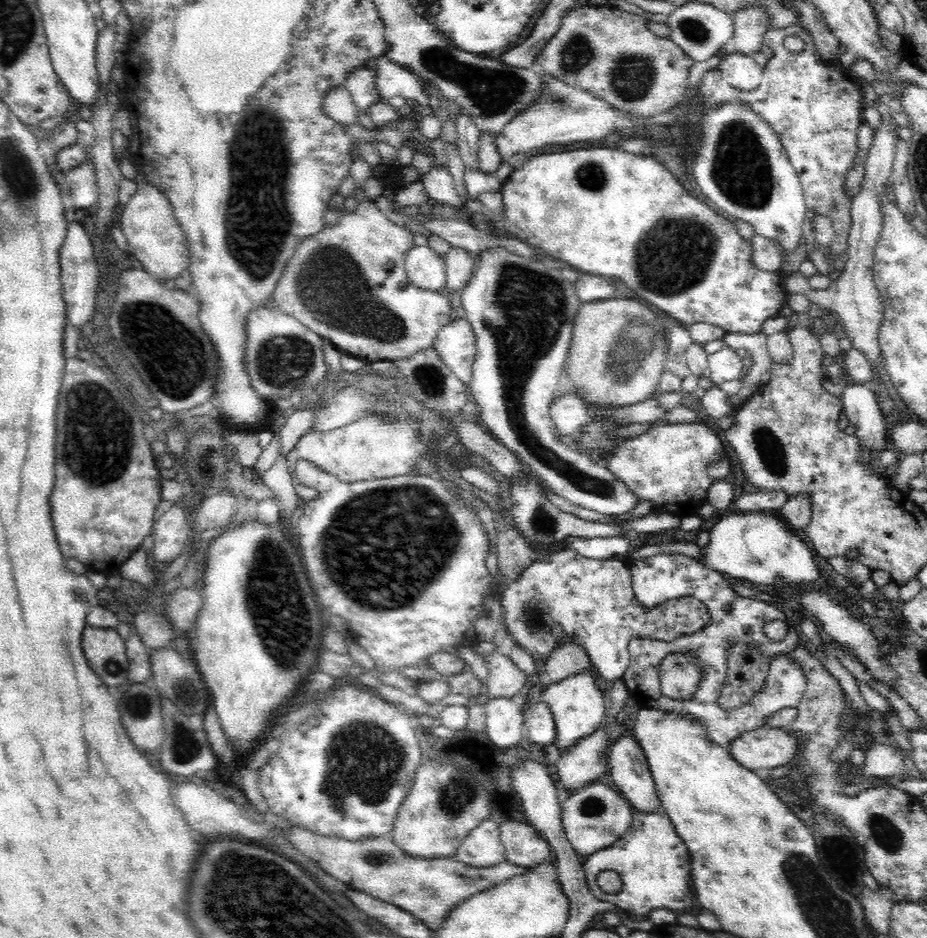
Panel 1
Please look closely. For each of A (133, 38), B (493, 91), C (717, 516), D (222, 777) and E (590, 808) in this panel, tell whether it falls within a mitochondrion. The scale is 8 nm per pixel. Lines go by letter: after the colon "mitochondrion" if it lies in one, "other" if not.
A: other
B: mitochondrion
C: other
D: other
E: mitochondrion

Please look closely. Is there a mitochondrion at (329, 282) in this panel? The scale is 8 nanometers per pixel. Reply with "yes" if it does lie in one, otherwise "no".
yes

